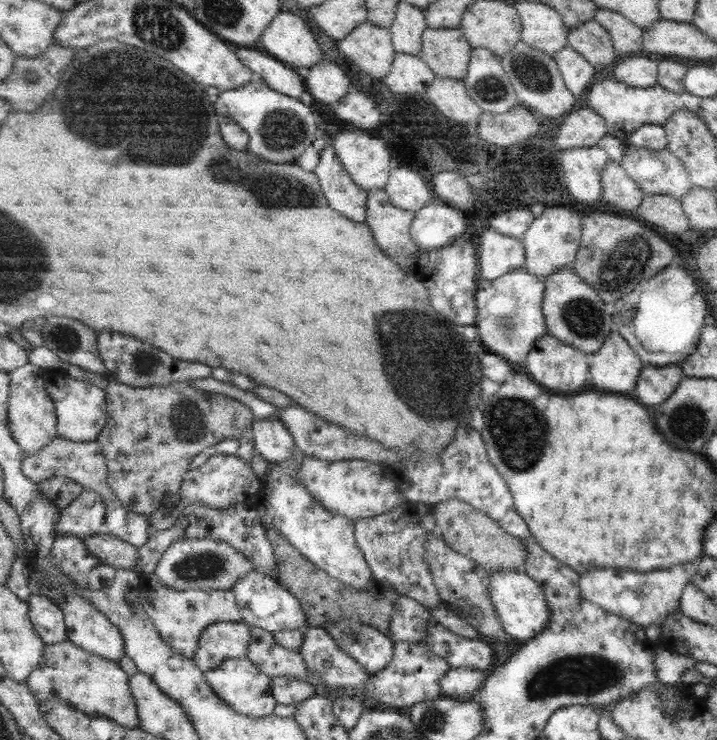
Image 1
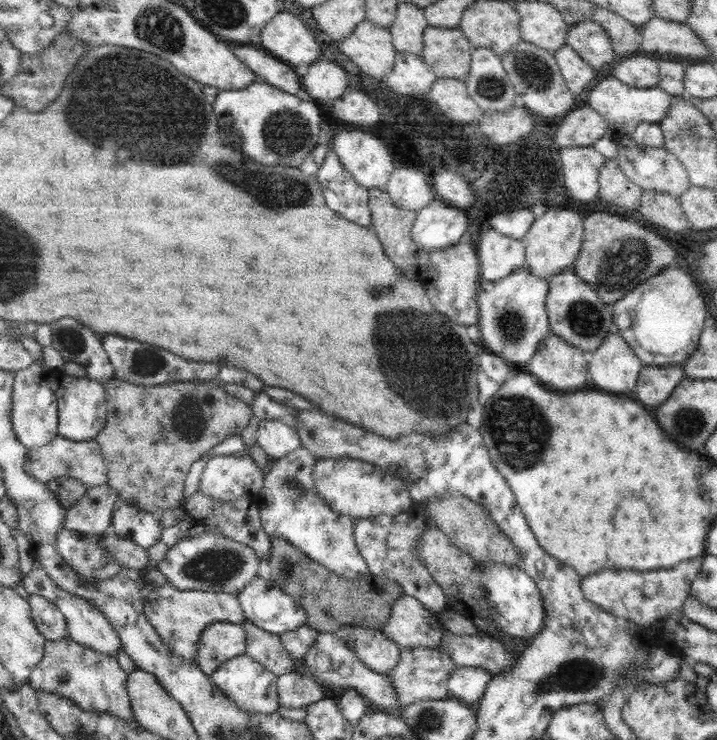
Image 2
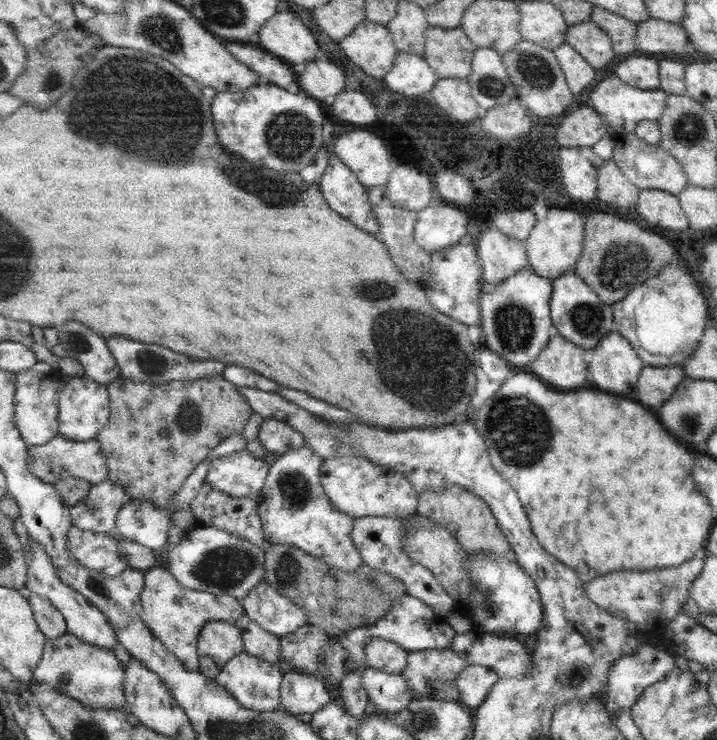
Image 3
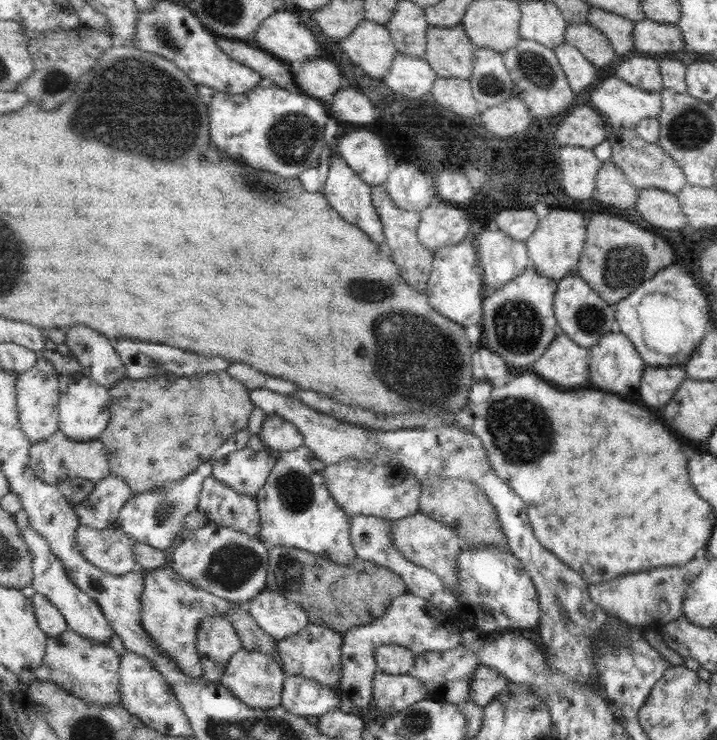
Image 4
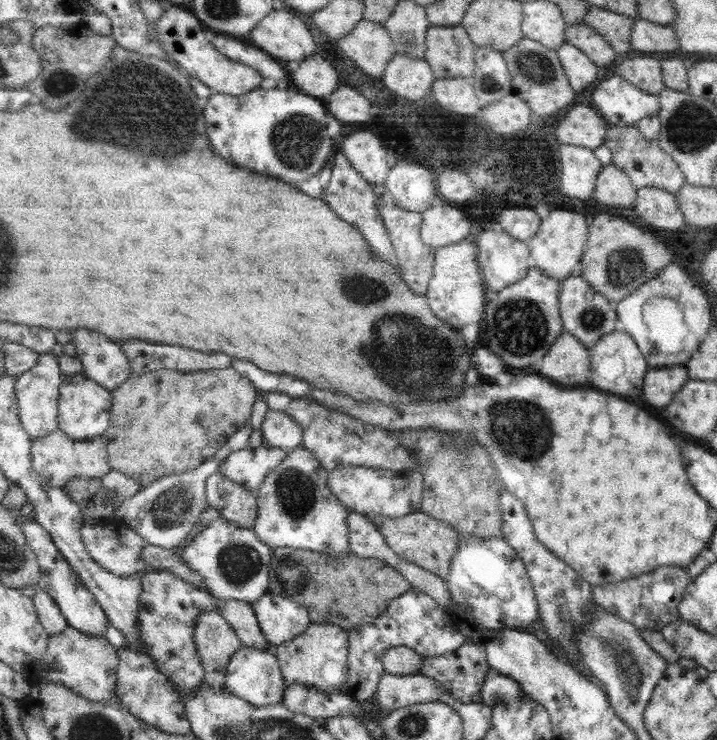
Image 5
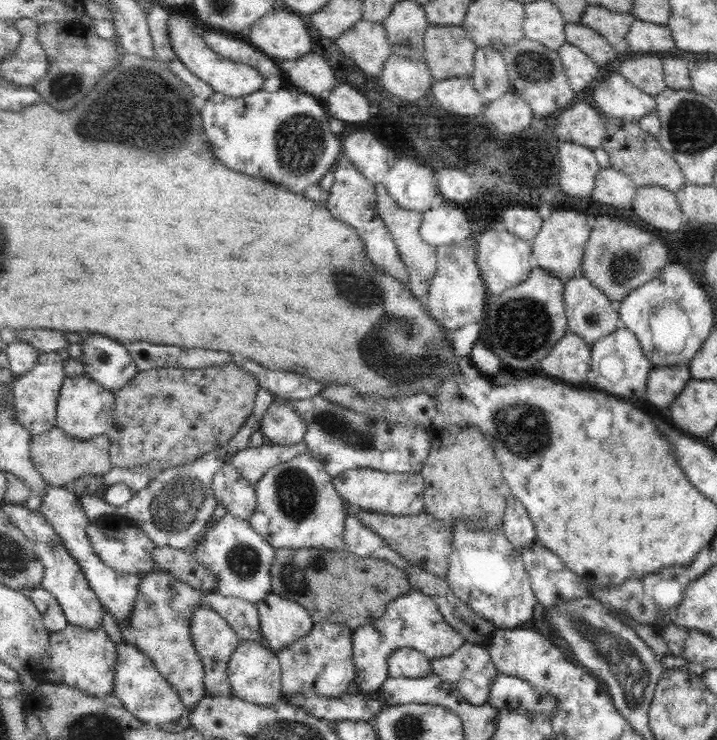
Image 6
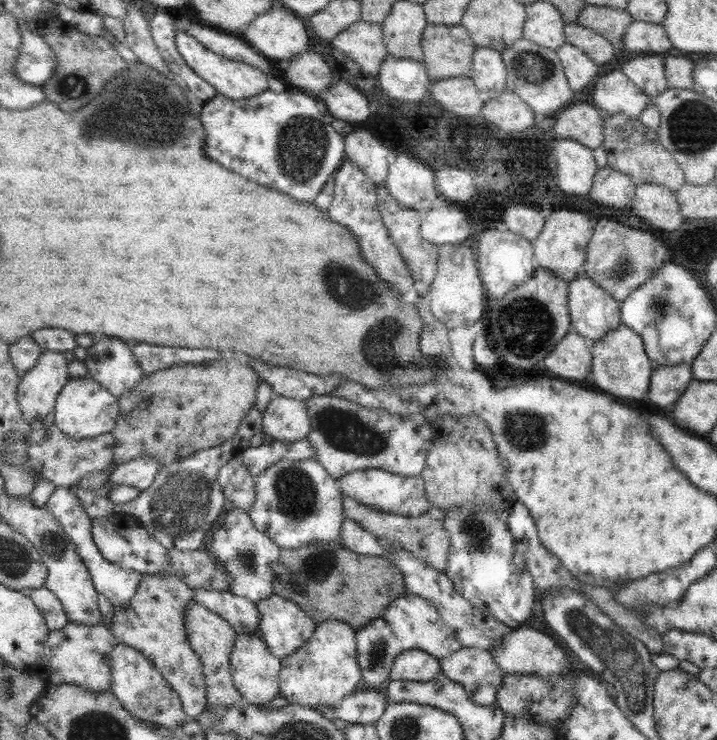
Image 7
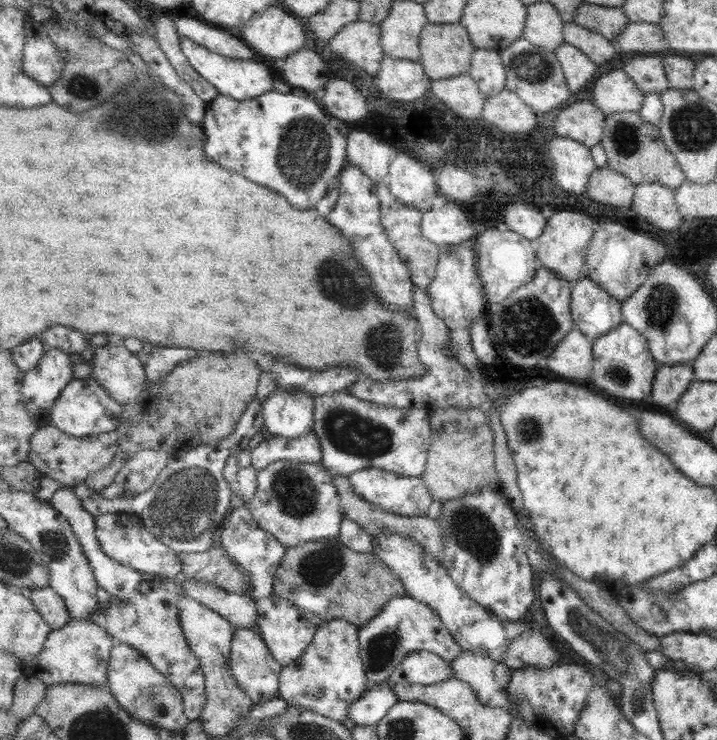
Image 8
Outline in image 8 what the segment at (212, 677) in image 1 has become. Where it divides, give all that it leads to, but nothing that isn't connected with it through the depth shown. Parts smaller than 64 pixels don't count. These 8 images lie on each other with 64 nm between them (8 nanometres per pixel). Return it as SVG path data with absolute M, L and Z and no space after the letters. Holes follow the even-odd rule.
M239 628L235 631L232 643L230 666L234 676L244 692L256 703L263 703L280 692L280 680L283 666L275 660L261 633L250 628Z

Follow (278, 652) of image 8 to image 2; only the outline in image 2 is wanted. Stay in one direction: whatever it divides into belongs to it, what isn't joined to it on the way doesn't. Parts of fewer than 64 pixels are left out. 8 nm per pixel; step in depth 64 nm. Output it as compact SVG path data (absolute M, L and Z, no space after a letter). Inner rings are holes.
M257 576L237 594L246 619L276 635L308 624L306 609L270 579Z

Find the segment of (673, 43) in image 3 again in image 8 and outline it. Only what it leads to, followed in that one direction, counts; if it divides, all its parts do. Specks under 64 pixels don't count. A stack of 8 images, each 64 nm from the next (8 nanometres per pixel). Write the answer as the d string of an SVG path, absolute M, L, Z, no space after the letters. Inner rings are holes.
M628 22L622 34L615 38L615 43L620 52L627 54L661 54L666 40L658 23Z

